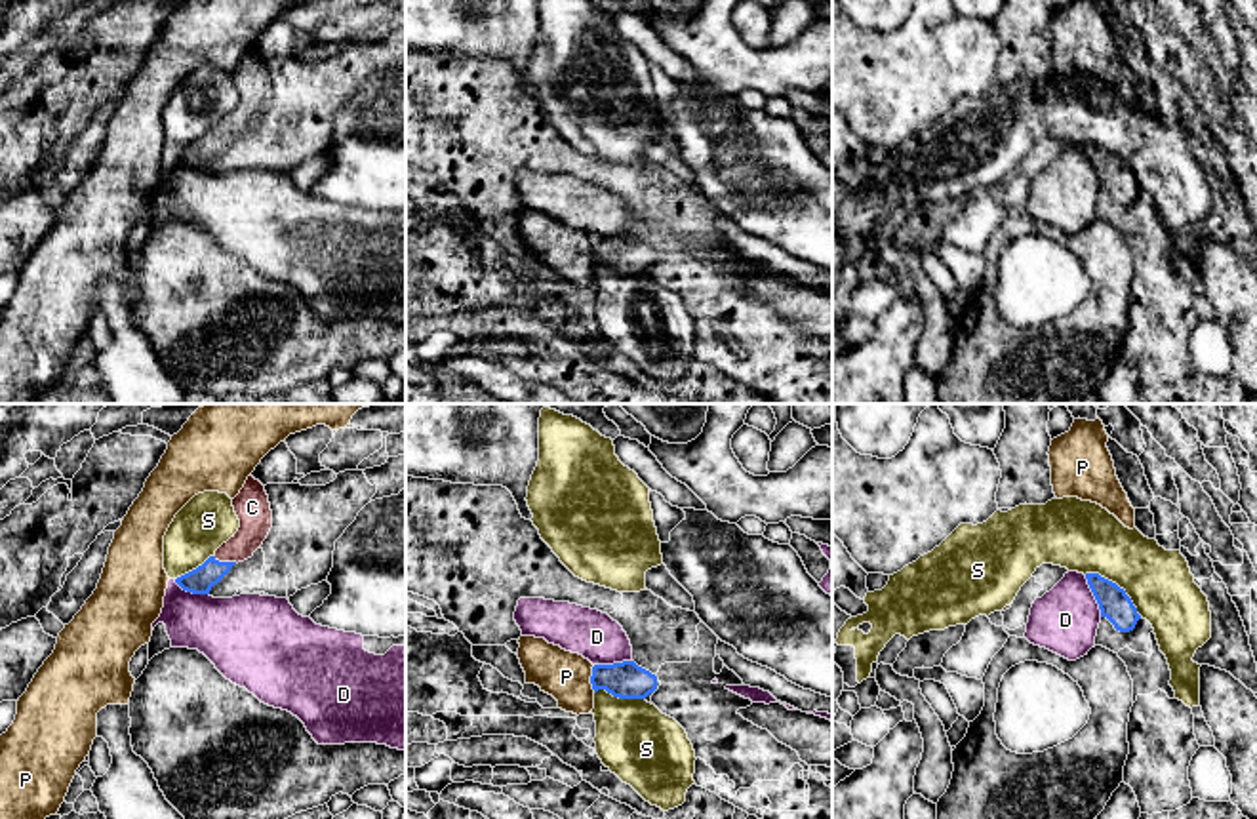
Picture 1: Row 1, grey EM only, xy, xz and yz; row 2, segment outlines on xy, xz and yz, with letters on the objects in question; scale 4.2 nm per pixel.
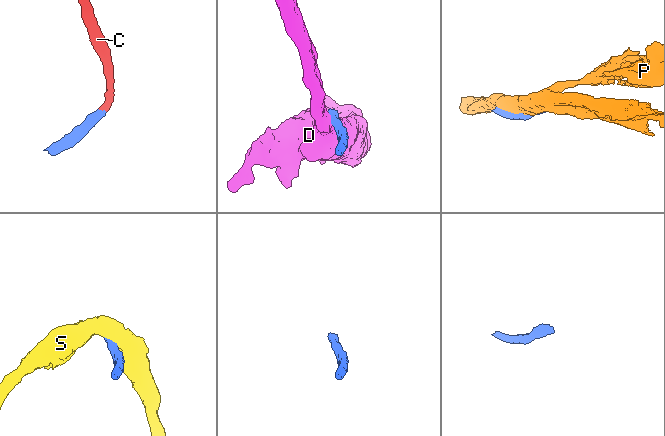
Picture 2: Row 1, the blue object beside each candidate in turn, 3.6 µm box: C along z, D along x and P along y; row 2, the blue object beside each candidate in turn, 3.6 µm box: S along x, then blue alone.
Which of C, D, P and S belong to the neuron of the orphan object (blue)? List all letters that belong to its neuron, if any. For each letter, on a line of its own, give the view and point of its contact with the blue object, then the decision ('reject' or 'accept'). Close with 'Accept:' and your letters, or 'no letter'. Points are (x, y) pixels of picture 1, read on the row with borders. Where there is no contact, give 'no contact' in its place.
C: xy (225, 562) | accept
D: yz (1094, 595) | reject
P: xz (591, 679) | reject
S: yz (1115, 583) | reject
Accept: C

